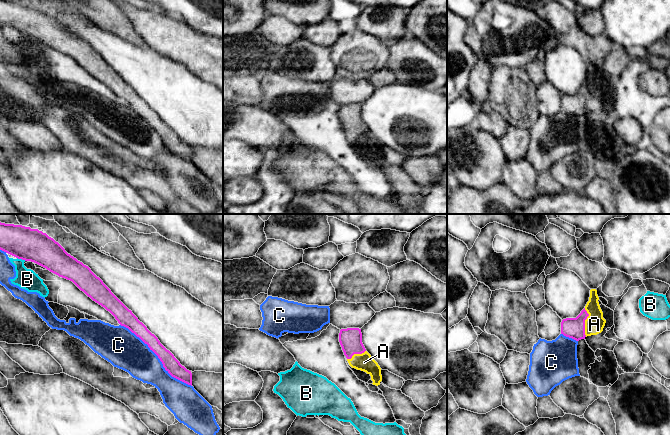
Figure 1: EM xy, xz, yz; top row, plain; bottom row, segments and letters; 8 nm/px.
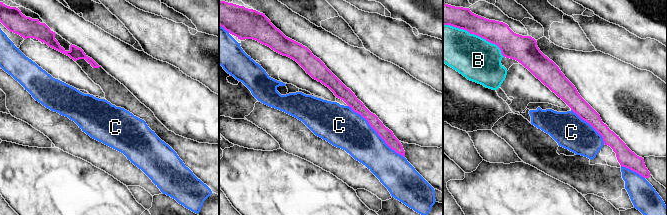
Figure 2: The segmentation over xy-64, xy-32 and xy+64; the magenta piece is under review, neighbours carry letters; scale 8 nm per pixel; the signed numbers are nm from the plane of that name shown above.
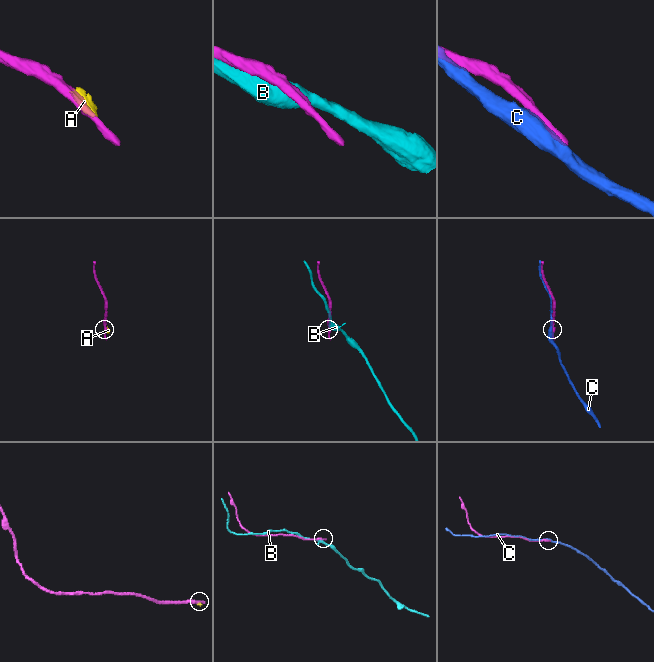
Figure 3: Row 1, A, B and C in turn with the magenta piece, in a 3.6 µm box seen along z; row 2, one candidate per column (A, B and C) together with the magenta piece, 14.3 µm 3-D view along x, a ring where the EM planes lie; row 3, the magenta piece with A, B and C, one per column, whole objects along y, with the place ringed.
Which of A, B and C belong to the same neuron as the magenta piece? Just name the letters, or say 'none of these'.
A

